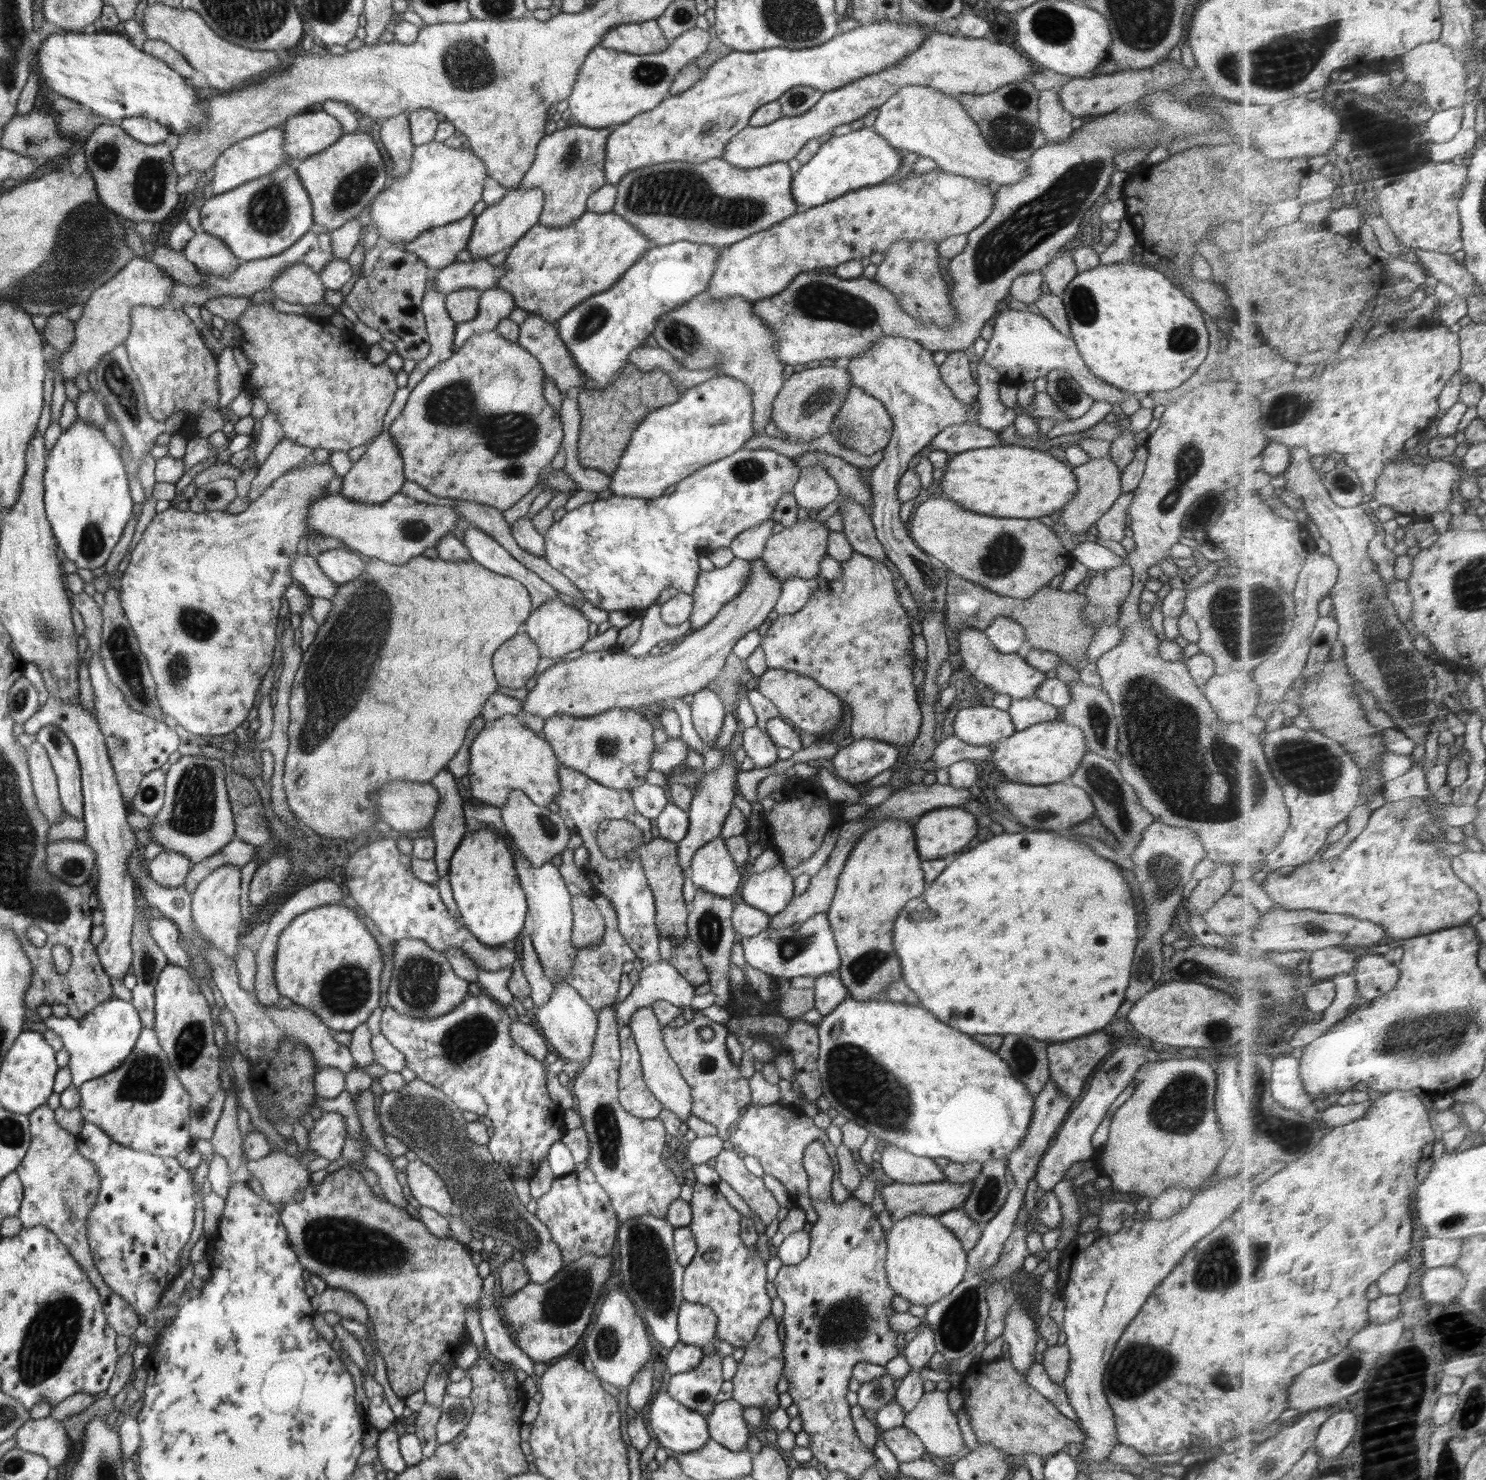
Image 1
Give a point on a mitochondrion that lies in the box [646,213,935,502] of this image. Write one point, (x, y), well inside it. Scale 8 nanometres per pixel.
(816, 299)

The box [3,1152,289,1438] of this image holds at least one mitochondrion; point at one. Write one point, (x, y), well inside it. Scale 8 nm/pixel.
(50, 1336)

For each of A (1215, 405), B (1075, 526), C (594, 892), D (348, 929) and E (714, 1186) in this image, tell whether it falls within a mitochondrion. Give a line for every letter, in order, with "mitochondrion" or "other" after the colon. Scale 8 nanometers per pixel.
A: other
B: other
C: other
D: other
E: other

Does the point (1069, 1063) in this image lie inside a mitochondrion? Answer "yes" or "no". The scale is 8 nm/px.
no

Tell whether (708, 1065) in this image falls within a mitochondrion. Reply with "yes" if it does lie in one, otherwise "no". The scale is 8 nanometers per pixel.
no

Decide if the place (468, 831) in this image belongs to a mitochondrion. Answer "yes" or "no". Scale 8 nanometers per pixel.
no

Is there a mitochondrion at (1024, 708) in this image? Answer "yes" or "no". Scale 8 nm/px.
no

